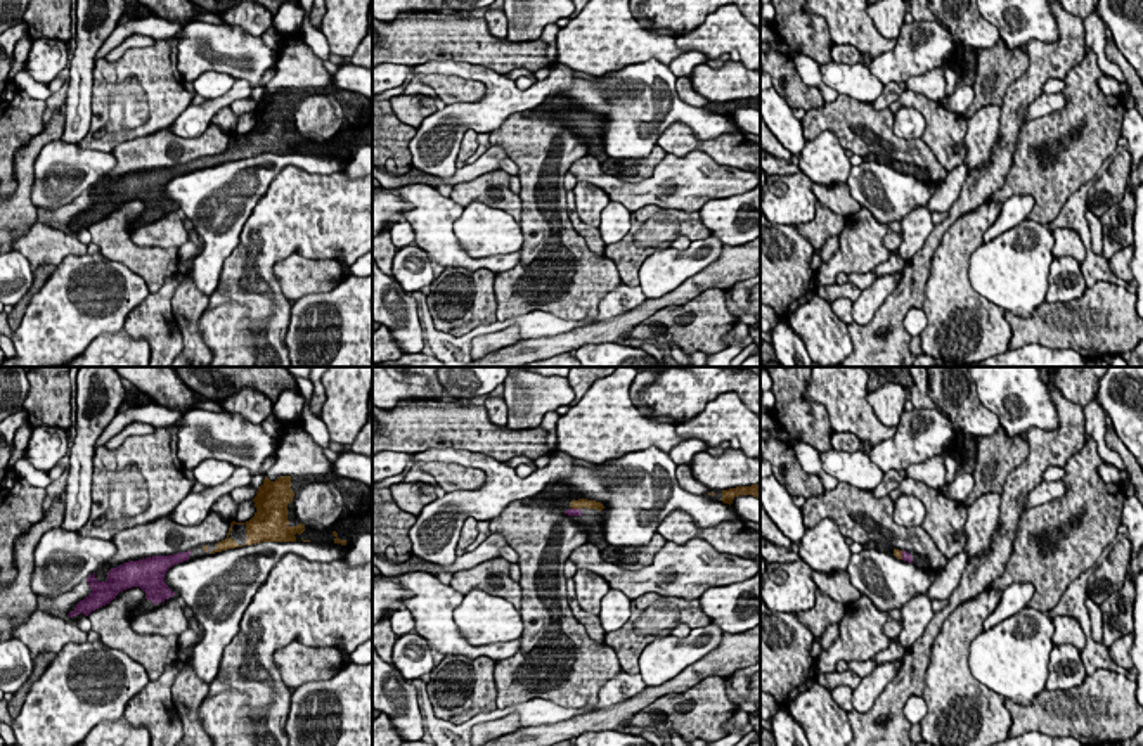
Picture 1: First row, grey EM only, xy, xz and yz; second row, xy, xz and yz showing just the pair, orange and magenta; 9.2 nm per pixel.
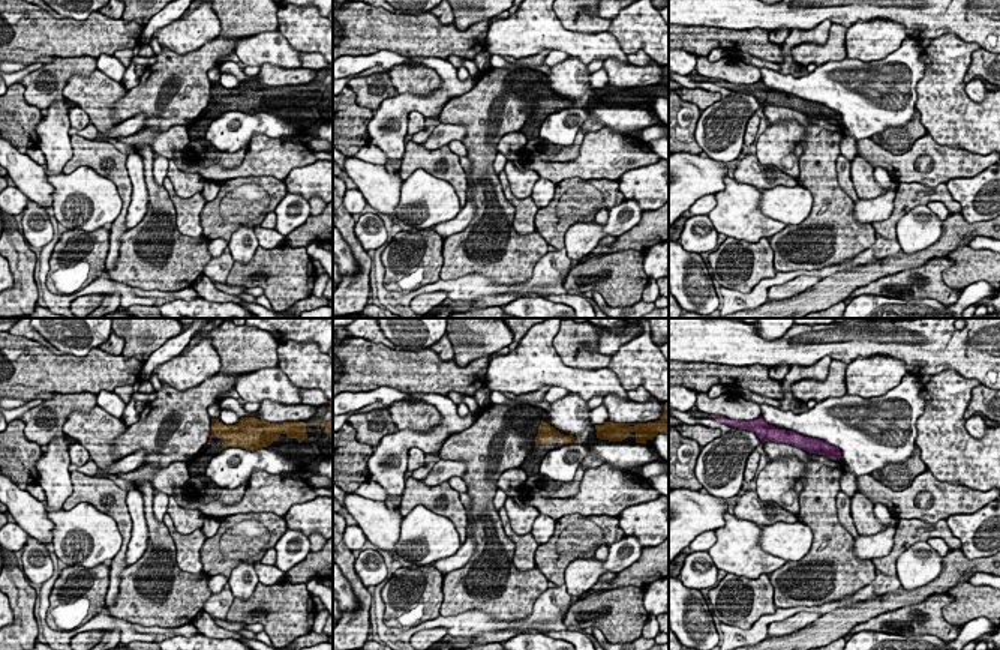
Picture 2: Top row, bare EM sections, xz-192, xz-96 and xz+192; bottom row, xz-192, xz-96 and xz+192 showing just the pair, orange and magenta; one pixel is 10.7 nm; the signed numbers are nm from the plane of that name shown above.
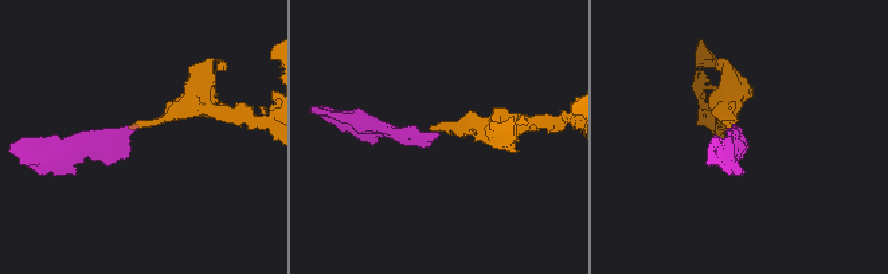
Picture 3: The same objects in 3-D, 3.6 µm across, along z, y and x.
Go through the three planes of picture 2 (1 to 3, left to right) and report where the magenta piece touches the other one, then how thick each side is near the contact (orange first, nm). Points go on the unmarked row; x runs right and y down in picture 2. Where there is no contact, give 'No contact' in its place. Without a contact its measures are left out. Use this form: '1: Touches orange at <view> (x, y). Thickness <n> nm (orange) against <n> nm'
1: No contact
2: No contact
3: No contact

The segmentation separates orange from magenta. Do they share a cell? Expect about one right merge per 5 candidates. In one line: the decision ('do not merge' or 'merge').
merge

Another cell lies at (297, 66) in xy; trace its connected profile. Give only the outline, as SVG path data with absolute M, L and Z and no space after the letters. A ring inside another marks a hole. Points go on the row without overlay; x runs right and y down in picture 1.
M301 31L281 35L275 74L267 90L275 93L281 88L326 92L333 87L331 73L324 62L305 43Z

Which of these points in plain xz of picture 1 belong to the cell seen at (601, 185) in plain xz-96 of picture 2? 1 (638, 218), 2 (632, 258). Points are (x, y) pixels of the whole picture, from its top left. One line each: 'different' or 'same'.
1: same
2: same

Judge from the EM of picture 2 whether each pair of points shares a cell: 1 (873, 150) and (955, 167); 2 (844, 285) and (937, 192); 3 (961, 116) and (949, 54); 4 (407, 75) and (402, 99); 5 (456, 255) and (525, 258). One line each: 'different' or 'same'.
1: same
2: different
3: same
4: different
5: same

